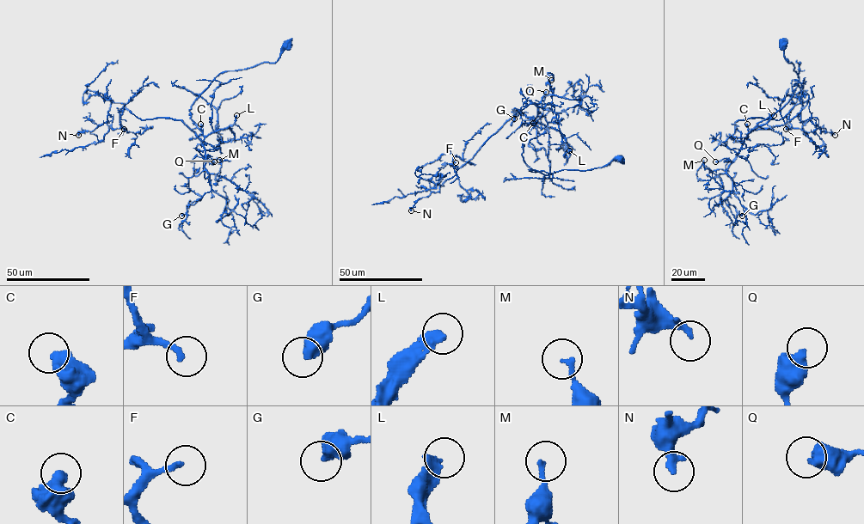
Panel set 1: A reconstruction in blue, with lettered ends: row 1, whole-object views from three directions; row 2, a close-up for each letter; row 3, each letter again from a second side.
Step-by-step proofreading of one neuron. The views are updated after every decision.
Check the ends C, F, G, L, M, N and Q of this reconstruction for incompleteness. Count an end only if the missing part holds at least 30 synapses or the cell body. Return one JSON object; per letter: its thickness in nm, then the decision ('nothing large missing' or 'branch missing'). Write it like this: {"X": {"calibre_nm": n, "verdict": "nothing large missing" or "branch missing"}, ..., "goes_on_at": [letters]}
{"C": {"calibre_nm": 500, "verdict": "nothing large missing"}, "F": {"calibre_nm": 220, "verdict": "branch missing"}, "G": {"calibre_nm": 500, "verdict": "nothing large missing"}, "L": {"calibre_nm": 360, "verdict": "branch missing"}, "M": {"calibre_nm": 160, "verdict": "nothing large missing"}, "N": {"calibre_nm": 280, "verdict": "branch missing"}, "Q": {"calibre_nm": 380, "verdict": "nothing large missing"}, "goes_on_at": ["F", "L", "N"]}

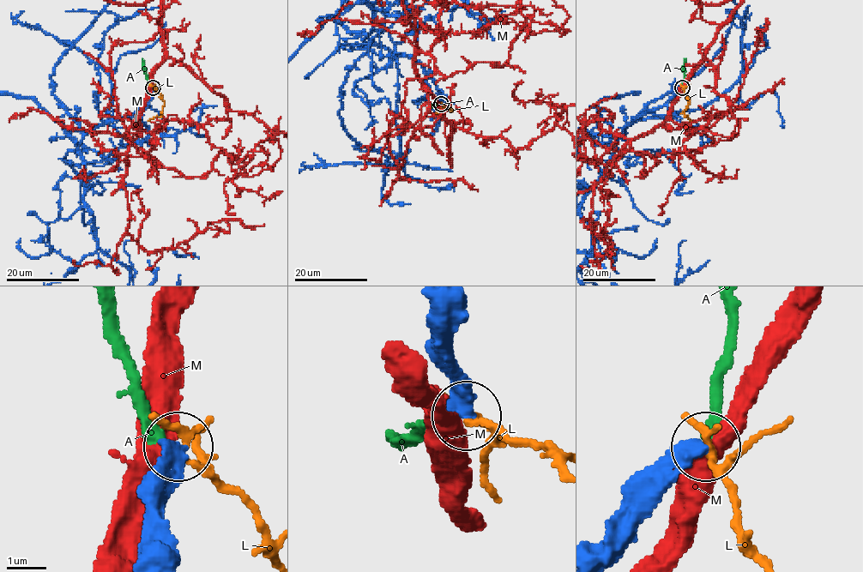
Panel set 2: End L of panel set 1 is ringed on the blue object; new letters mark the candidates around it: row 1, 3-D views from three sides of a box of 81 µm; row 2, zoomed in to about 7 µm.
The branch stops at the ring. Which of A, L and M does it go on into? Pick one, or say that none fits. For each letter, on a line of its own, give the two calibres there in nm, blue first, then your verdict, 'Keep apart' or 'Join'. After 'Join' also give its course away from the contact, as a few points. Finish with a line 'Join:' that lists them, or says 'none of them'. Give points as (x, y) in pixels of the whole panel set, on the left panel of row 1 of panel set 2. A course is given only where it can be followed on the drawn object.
A: Thickness 380 nm (blue) against 280 nm. Keep apart
L: Thickness 380 nm (blue) against 150 nm. Keep apart
M: Thickness 400 nm (blue) against 460 nm. Keep apart
Join: none of them

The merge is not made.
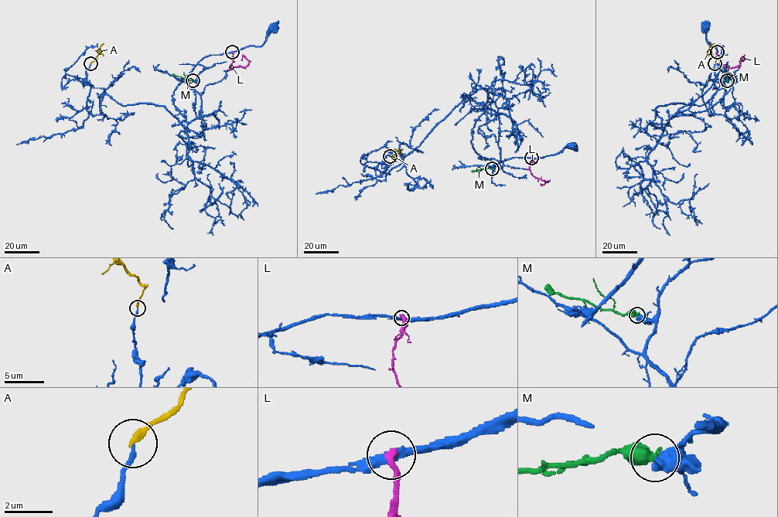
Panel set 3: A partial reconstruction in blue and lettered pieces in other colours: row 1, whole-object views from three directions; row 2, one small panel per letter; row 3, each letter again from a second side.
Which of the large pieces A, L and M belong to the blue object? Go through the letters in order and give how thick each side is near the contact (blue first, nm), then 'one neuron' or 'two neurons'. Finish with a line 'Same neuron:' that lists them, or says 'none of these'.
A: calibres 150 and 220 nm; one neuron
L: calibres 320 and 240 nm; two neurons
M: calibres 440 and 550 nm; two neurons
Same neuron: A

